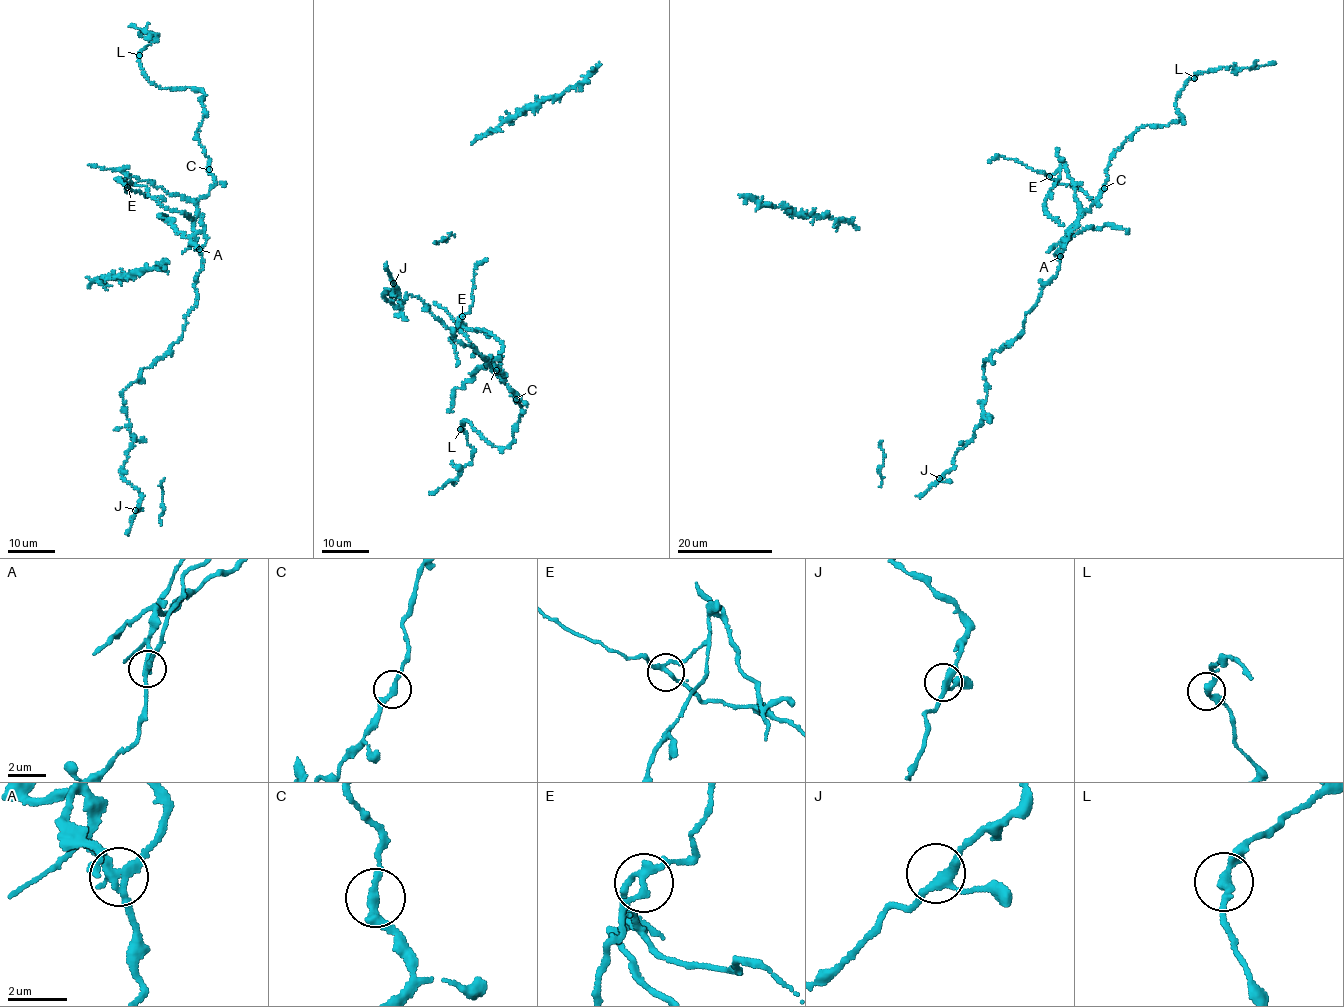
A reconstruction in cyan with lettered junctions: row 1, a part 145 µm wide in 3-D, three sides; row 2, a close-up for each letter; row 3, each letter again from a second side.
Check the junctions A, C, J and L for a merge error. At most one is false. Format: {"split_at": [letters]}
{"split_at": ["A"]}

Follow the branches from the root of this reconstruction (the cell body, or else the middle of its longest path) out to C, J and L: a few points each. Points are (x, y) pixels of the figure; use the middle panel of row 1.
C: (499, 370), (502, 382), (519, 396), (516, 399)
J: (499, 370), (420, 299), (406, 295), (398, 308), (387, 301), (386, 289), (399, 294), (393, 283)
L: (499, 370), (523, 413), (514, 440), (492, 446), (468, 422), (460, 429)

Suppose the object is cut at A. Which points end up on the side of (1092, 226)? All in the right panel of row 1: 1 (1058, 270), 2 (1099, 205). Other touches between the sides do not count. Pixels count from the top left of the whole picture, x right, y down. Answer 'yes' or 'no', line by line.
1: no
2: no

